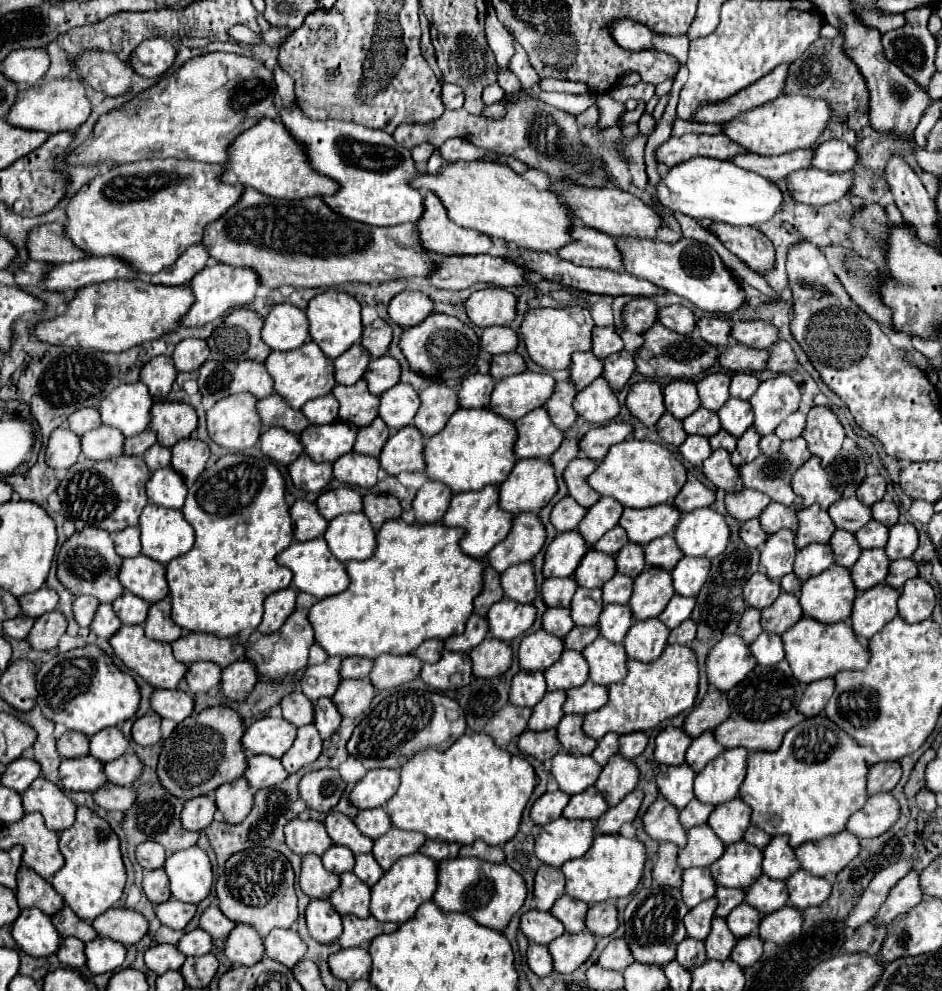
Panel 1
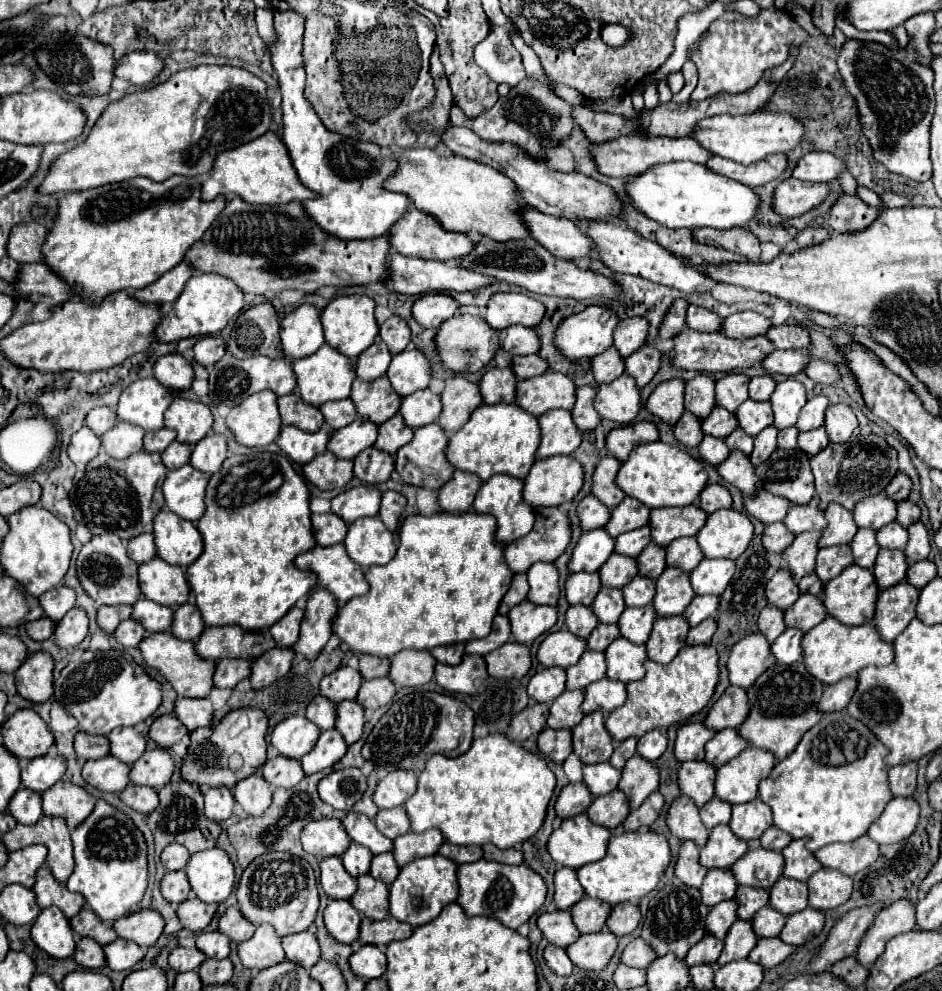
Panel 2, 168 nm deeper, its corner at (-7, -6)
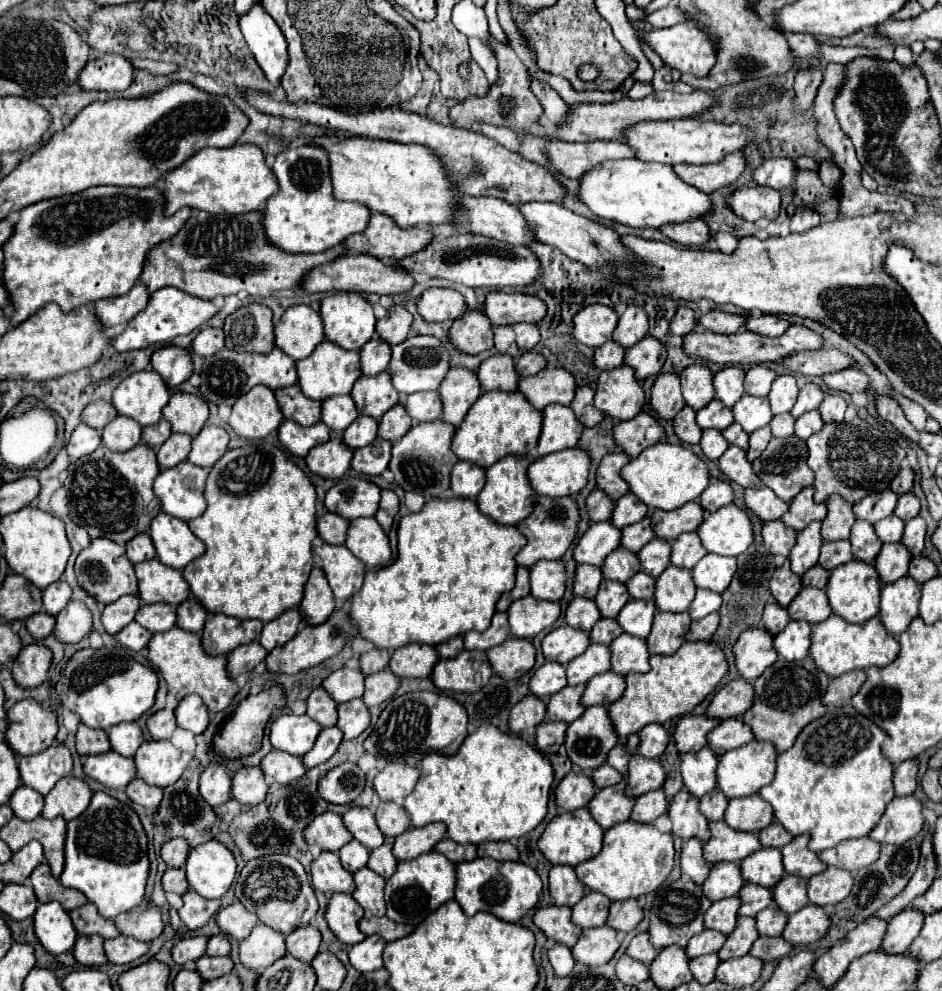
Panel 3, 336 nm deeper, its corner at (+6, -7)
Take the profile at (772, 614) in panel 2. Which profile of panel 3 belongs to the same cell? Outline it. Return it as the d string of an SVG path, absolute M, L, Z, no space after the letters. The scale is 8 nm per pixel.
M775 600L773 602L767 602L765 604L765 610L763 610L763 626L769 634L779 634L789 622L789 616L787 616L787 610L781 608Z

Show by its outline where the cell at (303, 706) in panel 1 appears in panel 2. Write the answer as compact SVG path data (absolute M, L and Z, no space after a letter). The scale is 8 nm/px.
M322 695L314 697L306 709L306 717L316 723L322 731L332 729L336 725L336 705Z

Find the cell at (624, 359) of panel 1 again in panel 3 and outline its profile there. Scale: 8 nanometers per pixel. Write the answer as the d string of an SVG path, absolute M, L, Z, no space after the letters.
M645 336L641 342L625 350L625 364L629 364L635 370L637 380L645 380L647 376L657 374L665 358L667 358L665 344L651 336Z

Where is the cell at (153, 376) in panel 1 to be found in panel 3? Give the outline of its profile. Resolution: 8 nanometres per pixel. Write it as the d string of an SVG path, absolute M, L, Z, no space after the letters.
M163 346L153 352L151 368L165 380L169 388L175 388L191 376L191 356L183 348Z

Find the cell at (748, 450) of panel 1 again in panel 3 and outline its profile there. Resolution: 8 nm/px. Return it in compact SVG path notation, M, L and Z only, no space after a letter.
M763 426L759 430L755 430L751 436L749 436L749 450L747 450L747 460L753 462L755 458L761 456L761 452L767 448L771 440L771 430L769 426Z

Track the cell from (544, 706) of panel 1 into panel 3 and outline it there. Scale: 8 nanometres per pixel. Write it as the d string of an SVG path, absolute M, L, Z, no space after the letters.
M579 684L579 686L565 686L557 694L553 694L547 700L545 720L547 722L557 722L559 720L559 722L567 722L567 724L577 720L585 710L579 702L583 690L585 690L585 684Z

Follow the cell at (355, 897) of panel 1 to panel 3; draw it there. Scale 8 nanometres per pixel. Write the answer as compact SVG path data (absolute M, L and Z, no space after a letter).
M361 868L353 874L355 878L355 892L353 898L365 910L365 916L383 916L385 902L383 902L383 886L385 880L371 872L369 868Z

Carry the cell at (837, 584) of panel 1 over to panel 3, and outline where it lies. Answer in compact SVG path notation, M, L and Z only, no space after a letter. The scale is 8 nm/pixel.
M851 560L851 562L831 570L831 576L829 576L829 582L825 588L833 614L841 616L843 620L847 620L851 624L867 622L879 612L879 592L881 592L881 584L879 584L879 578L875 576L873 564L863 564L861 560Z

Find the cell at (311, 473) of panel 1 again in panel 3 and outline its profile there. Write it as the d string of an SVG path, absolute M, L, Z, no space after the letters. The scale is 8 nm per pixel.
M337 436L321 446L315 446L305 456L305 462L313 474L329 478L329 480L339 480L347 472L347 468L351 464L351 456L353 456L353 452L345 444L341 444L341 440Z

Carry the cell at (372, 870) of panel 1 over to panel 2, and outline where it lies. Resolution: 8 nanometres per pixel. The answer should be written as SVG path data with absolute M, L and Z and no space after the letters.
M390 851L374 855L372 865L370 865L370 873L374 879L380 879L380 881L390 885L398 877L398 871L400 871L400 867L396 867L394 855Z

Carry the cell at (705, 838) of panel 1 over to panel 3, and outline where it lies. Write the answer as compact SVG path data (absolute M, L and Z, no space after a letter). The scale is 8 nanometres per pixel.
M711 824L711 838L703 844L703 858L709 864L715 862L741 862L749 854L761 848L759 838L751 832L735 832L727 824Z

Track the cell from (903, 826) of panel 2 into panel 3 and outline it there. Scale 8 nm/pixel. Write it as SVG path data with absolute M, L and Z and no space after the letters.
M903 796L887 804L881 820L867 836L879 844L903 844L913 838L921 826L921 802L915 796Z

